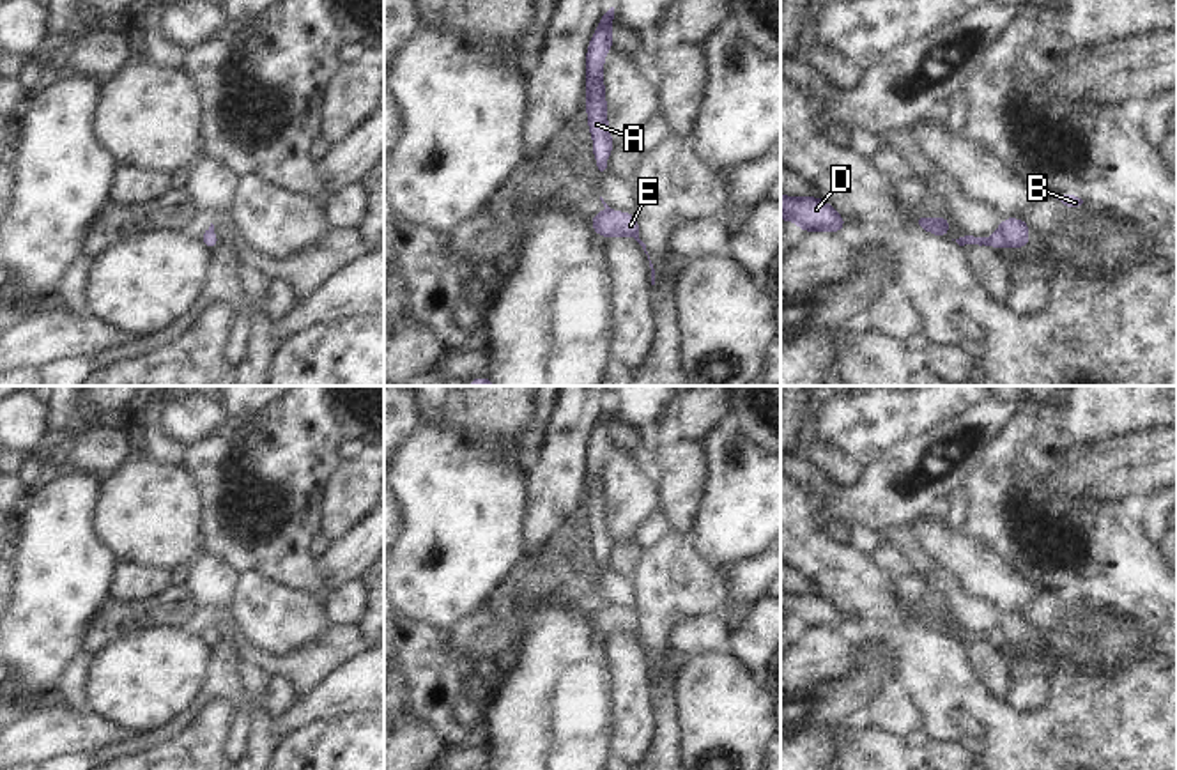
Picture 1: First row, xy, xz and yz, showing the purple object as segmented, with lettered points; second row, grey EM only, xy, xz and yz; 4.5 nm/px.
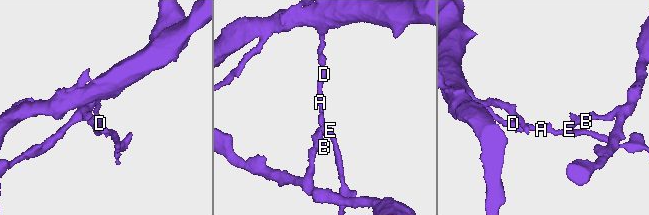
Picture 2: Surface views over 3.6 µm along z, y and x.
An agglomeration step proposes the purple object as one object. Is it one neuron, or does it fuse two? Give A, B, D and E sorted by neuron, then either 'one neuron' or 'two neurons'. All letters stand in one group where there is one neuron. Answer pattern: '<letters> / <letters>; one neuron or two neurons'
A D / B E; two neurons

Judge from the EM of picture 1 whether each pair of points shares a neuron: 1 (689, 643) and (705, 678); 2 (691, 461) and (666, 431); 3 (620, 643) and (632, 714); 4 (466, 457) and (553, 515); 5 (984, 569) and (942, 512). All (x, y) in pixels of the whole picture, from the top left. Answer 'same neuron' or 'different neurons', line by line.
1: different neurons
2: different neurons
3: same neuron
4: different neurons
5: different neurons

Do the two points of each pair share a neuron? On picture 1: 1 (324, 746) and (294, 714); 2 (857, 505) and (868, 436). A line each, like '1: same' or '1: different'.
1: different
2: different

